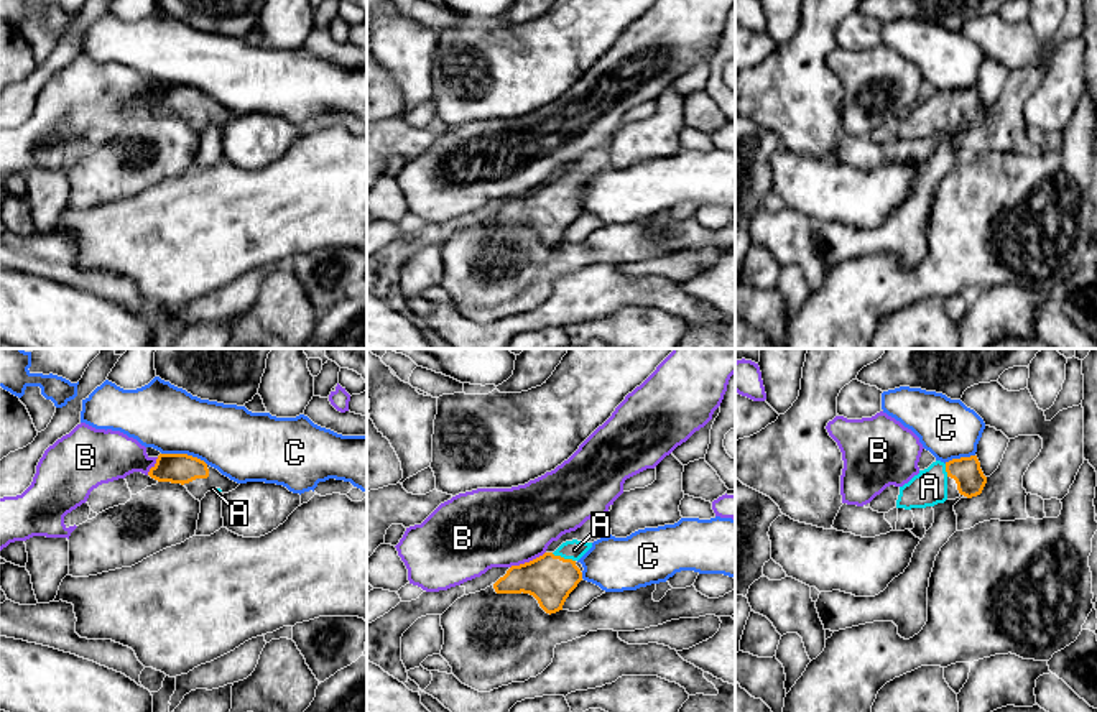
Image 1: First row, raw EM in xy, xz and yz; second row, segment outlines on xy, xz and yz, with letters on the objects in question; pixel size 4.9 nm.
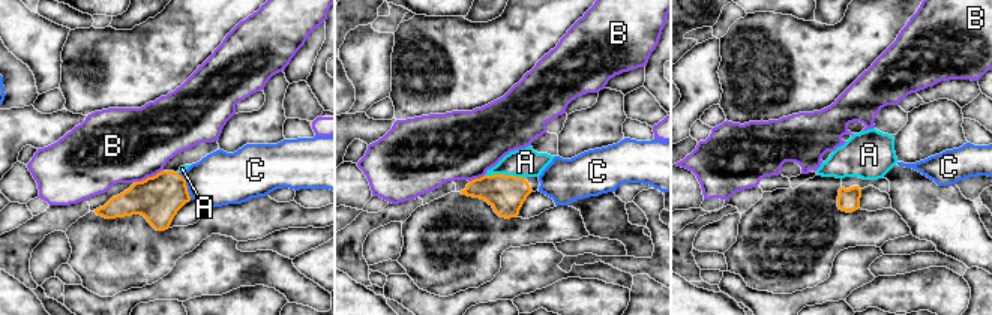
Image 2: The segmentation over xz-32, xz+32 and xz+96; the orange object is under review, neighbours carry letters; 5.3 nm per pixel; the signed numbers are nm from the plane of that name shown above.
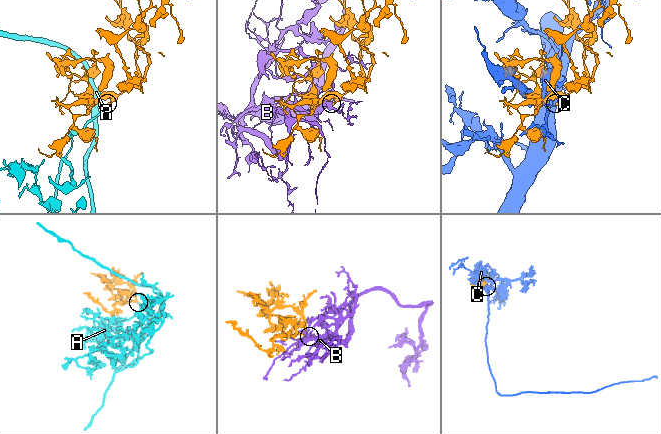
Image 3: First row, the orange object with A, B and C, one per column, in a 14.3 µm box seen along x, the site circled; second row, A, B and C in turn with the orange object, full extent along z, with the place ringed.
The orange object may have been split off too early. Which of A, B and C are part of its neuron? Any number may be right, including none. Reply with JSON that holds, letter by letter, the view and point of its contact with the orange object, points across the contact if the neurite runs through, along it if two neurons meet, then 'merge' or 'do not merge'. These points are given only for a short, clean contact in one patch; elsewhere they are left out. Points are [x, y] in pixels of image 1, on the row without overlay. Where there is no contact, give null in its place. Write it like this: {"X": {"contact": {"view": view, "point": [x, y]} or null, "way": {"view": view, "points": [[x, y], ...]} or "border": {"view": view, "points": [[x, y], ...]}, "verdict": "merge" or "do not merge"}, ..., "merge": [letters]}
{"A": {"contact": {"view": "xz", "point": [563, 189]}, "way": {"view": "xz", "points": [[550, 211], [563, 189], [574, 181]]}, "verdict": "merge"}, "B": {"contact": {"view": "xz", "point": [527, 194]}, "verdict": "do not merge"}, "C": {"contact": {"view": "xy", "point": [185, 86]}, "verdict": "do not merge"}, "merge": ["A"]}

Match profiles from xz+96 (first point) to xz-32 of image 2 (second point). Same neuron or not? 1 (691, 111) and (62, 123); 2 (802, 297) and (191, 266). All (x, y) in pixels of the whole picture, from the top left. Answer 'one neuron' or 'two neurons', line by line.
1: two neurons
2: one neuron

